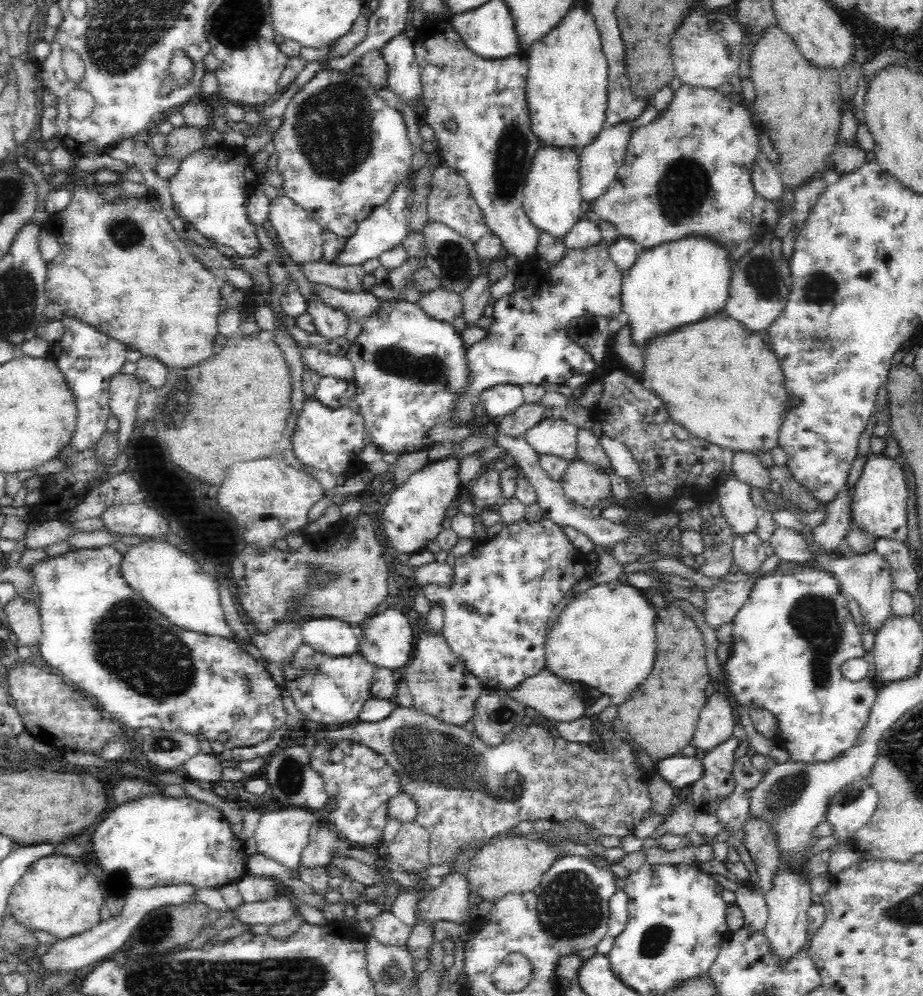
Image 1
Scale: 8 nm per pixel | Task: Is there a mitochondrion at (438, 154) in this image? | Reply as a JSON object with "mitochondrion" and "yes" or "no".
{"mitochondrion":"no"}

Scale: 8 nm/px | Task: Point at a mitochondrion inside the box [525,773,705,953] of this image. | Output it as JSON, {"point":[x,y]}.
{"point":[569,906]}

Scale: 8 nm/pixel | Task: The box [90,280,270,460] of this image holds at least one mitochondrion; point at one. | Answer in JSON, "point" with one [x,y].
{"point":[176,407]}

